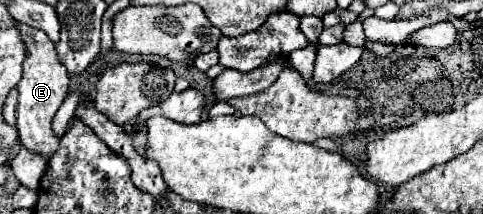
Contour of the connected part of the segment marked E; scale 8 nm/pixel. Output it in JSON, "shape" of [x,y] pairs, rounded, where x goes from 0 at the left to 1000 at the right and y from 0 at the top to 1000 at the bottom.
{"shape":[[[39,112],[39,150],[56,215],[56,271],[48,290],[48,364],[35,393],[39,411],[39,486],[35,486],[35,607],[43,673],[89,729],[97,757],[122,701],[126,645],[110,617],[110,551],[126,505],[139,430],[143,430],[143,346],[126,299],[110,196],[97,178],[93,150],[72,150],[72,131],[56,112]]]}

